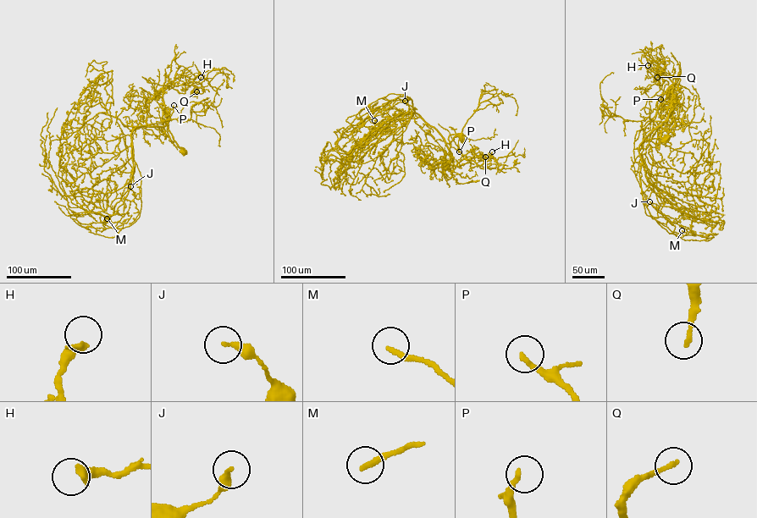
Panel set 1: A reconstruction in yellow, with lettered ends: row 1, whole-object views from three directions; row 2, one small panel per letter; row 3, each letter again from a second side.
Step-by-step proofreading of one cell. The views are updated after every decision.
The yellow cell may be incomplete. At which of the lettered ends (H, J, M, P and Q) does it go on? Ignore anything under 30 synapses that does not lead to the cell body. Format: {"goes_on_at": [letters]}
{"goes_on_at": []}

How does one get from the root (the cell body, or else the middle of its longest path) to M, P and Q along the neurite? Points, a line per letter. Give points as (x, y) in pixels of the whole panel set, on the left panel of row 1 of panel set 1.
M: (183, 151), (167, 123), (135, 128), (129, 190), (115, 214), (104, 217), (102, 223), (107, 218)
P: (183, 151), (163, 121), (171, 115), (174, 105)
Q: (183, 151), (168, 128), (163, 97), (165, 76), (174, 85), (192, 85), (191, 93), (196, 91)

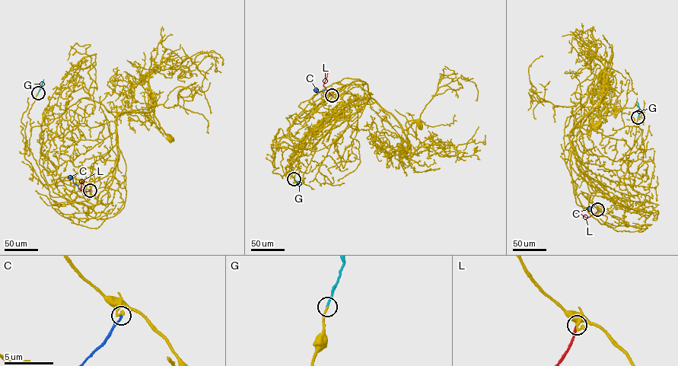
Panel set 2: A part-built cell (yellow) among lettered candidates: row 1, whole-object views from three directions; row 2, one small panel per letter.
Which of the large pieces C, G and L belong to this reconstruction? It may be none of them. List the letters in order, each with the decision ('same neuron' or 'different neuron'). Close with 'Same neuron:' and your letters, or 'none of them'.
C: different neuron
G: same neuron
L: different neuron
Same neuron: G

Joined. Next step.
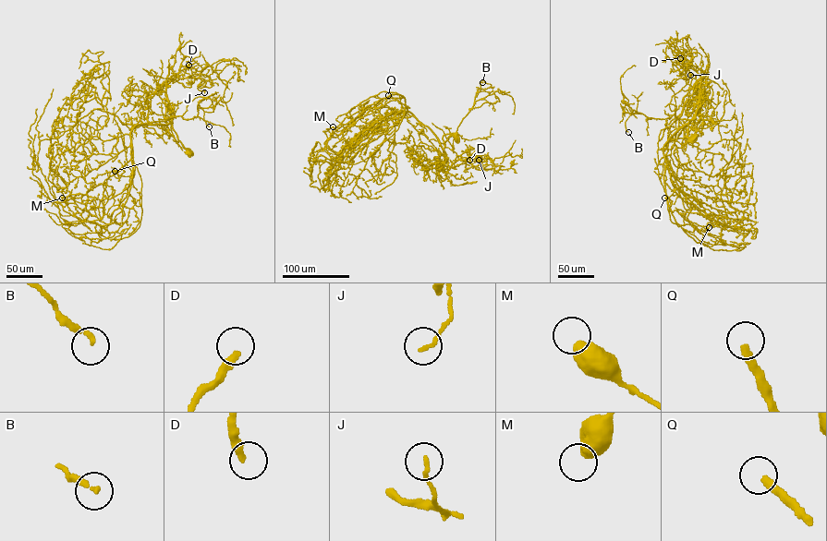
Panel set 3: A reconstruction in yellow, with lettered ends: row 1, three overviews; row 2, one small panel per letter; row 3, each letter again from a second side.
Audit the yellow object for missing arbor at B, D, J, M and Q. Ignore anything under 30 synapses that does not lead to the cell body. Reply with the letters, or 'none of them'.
Q

